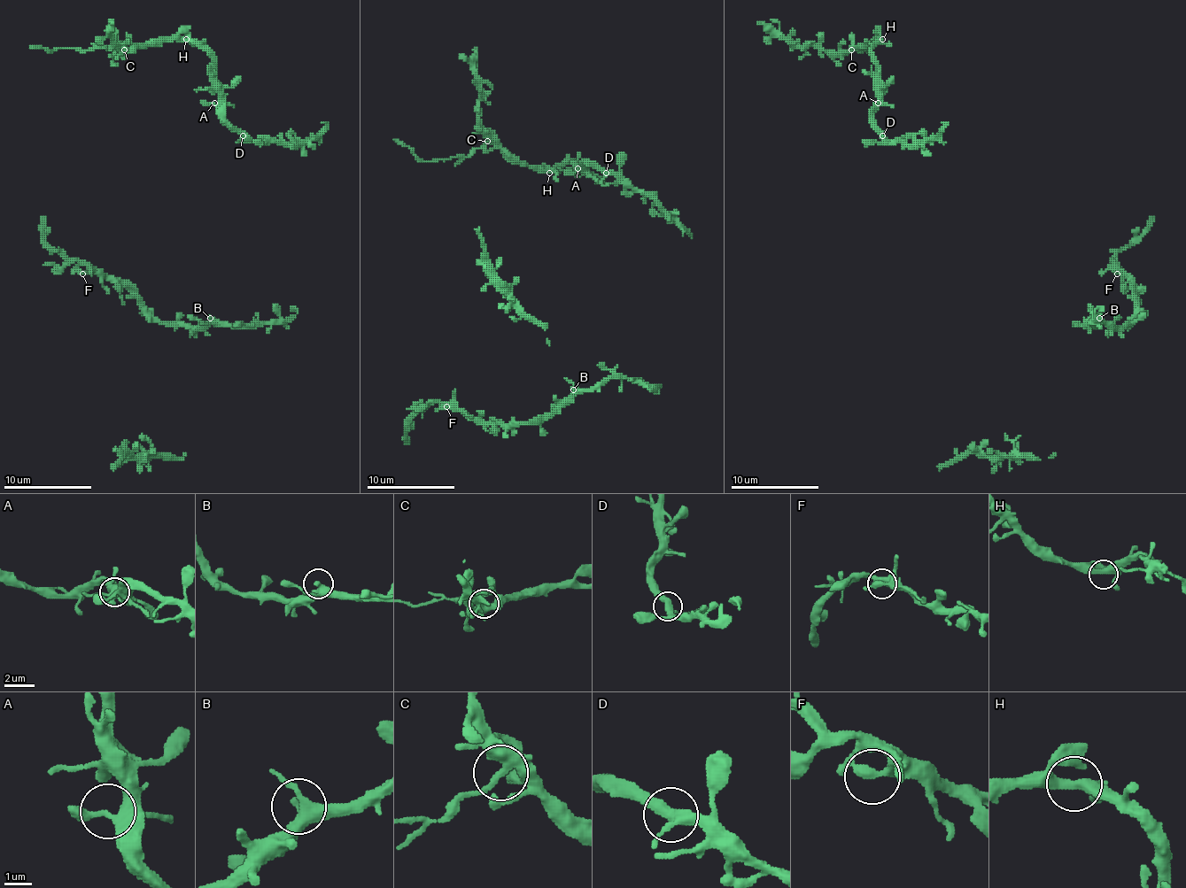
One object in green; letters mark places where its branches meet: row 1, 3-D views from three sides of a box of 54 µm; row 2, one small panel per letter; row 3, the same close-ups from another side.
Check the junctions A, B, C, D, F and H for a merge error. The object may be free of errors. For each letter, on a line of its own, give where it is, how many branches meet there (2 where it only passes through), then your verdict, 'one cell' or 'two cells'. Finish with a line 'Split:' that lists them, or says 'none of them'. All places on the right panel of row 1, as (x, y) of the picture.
A: place (878, 103); branches 3; one cell
B: place (1099, 318); branches 3; one cell
C: place (851, 50); branches 3; two cells
D: place (882, 135); branches 3; one cell
F: place (1117, 274); branches 3; one cell
H: place (882, 39); branches 3; one cell
Split: C

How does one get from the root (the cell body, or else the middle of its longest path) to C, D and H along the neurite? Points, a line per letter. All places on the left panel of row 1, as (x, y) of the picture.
C: (304, 155), (299, 147), (253, 142), (225, 118), (219, 101), (216, 61), (198, 46), (157, 39), (124, 50)
D: (304, 155), (299, 147), (253, 142), (243, 135)
H: (304, 155), (299, 147), (253, 142), (244, 138), (223, 113), (216, 61), (186, 39)

